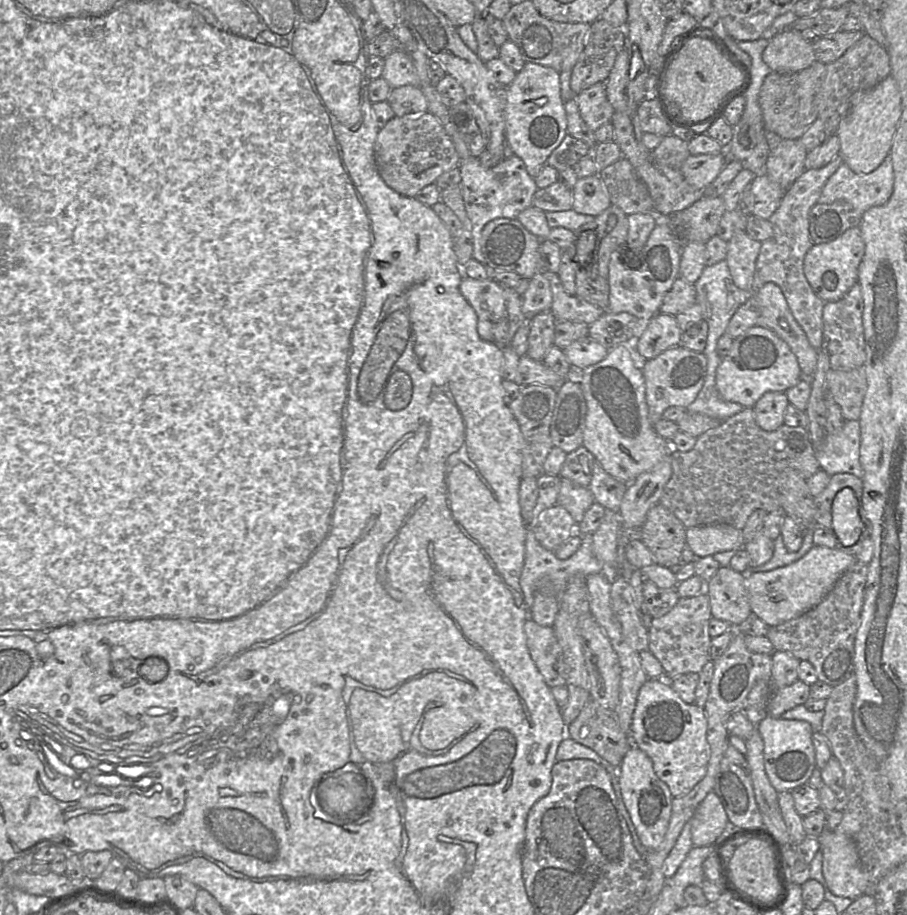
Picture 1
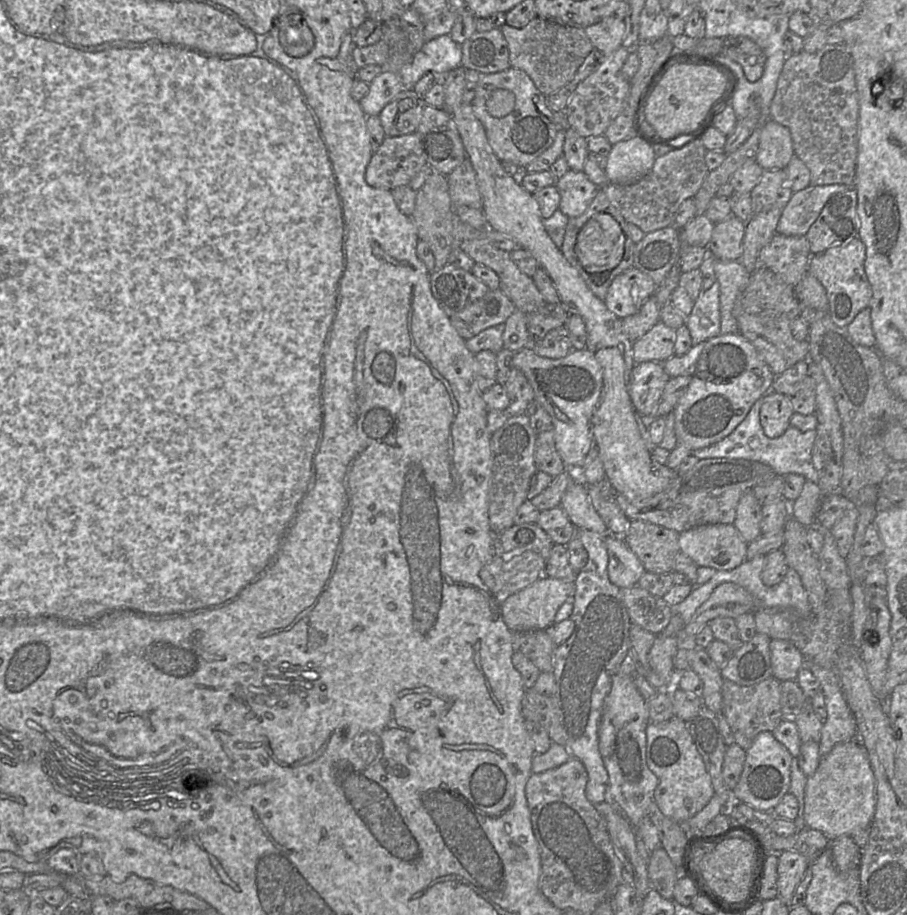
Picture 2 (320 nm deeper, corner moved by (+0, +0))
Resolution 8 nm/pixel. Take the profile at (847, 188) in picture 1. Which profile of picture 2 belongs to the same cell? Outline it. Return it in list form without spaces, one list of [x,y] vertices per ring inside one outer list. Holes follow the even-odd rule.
[[[845,184],[809,185],[803,190],[794,192],[782,211],[776,232],[786,236],[805,236],[809,228],[818,218],[827,201],[834,194],[844,192],[851,187],[854,186]]]

